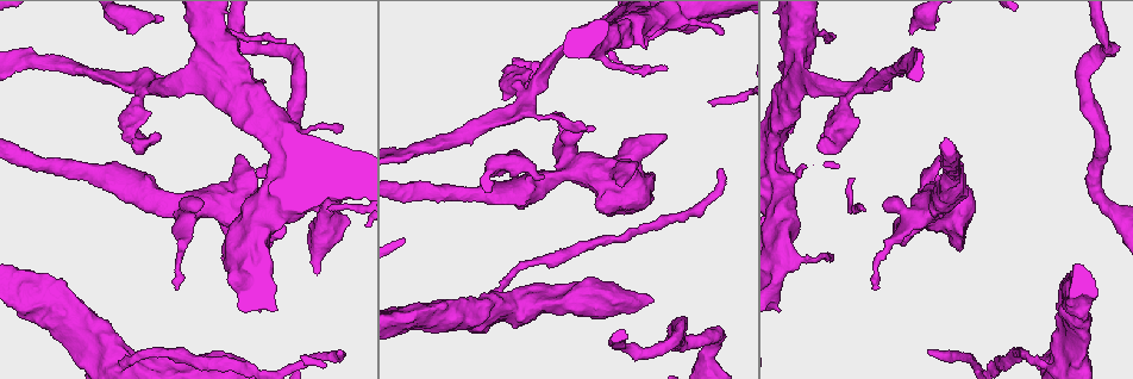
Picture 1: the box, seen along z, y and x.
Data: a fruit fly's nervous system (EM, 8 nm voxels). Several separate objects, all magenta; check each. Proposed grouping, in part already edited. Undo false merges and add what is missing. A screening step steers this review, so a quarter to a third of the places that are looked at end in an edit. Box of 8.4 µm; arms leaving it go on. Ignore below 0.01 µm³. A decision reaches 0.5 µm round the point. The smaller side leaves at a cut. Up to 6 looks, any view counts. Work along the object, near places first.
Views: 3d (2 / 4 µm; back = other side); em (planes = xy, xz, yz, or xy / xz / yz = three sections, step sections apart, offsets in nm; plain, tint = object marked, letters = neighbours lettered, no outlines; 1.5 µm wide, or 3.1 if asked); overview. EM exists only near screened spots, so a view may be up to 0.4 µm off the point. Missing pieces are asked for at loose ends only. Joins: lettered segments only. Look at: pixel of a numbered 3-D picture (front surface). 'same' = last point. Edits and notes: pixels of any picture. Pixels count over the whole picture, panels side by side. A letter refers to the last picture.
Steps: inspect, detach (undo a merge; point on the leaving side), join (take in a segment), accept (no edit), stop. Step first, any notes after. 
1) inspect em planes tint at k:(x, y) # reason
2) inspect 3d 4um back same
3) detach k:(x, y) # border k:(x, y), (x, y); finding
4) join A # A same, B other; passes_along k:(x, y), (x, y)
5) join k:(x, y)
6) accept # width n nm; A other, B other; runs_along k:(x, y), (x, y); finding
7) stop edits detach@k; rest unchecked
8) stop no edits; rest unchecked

inspect em xz step 8 letters at 1:(338, 350) # branch stops here

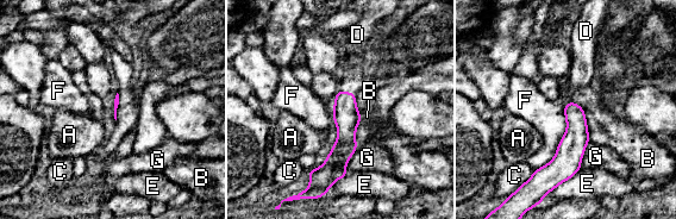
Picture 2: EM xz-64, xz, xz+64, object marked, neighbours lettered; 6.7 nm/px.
inspect em planes letters same

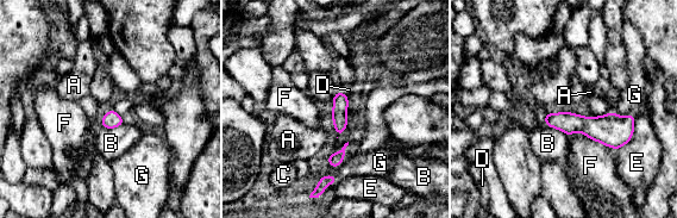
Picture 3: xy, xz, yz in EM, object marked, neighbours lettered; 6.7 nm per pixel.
join D # longest_contact F 340 nm; A other, B other, C other, D same, E other, F other, G other; passes_along 3:(339, 111), (343, 93), (349, 89); the cell continues

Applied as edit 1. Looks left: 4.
inspect em xy step 8 letters at 1:(876, 287) # free end

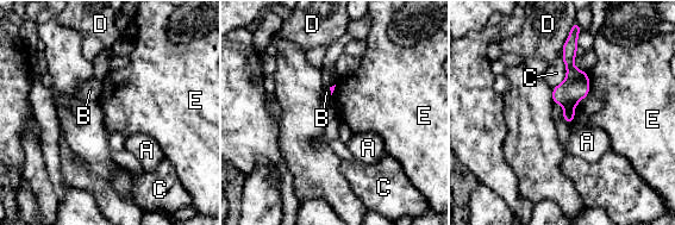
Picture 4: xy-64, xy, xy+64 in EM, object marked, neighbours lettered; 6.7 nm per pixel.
inspect em planes letters same

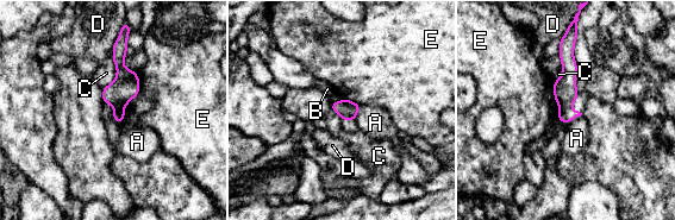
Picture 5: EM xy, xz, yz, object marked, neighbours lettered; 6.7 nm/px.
accept # A other, B other, C other, D other, E other; border 5:(361, 106), (355, 118); none of them fits

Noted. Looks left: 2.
inspect em 3.1um planes tint at 1:(1106, 43) # sharp bend

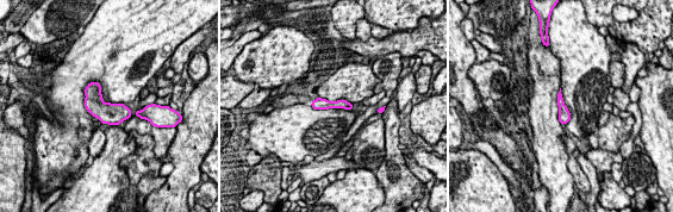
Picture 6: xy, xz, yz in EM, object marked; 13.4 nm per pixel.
inspect em 3.1um planes letters same

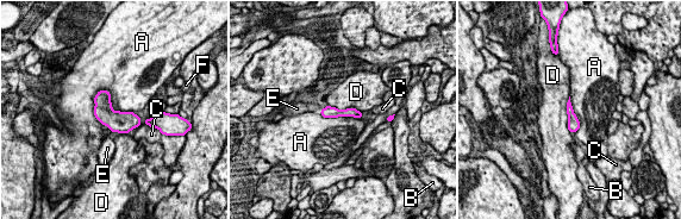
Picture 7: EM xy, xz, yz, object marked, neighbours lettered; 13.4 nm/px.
accept # longest_contact A 600 nm; A other, B other, C other, D other, E other, F other; runs_along 7:(324, 112), (357, 114); all the same cell

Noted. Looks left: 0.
stop edits join@3; rest unchecked

